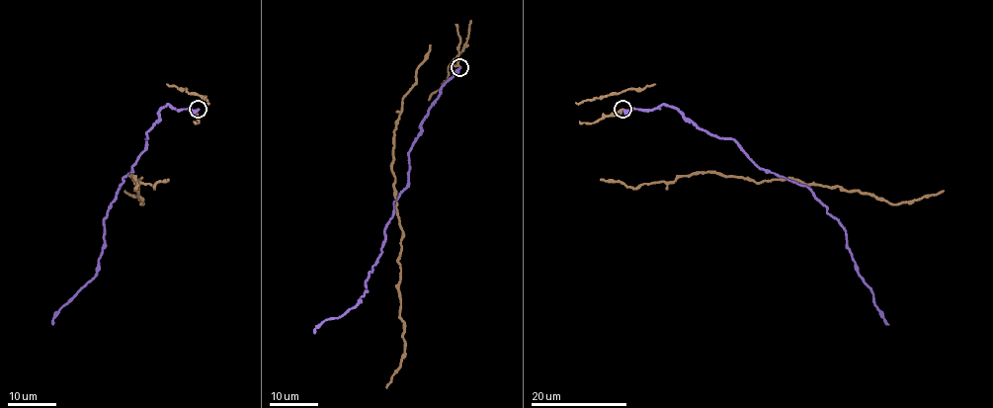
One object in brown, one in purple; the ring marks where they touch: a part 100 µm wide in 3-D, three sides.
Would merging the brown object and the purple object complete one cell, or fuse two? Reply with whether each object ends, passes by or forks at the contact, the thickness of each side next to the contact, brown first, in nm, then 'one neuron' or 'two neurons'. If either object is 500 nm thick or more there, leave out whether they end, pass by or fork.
brown passes by; purple ends there; 190 nm thick on the brown side, 320 nm on the other; two neurons

